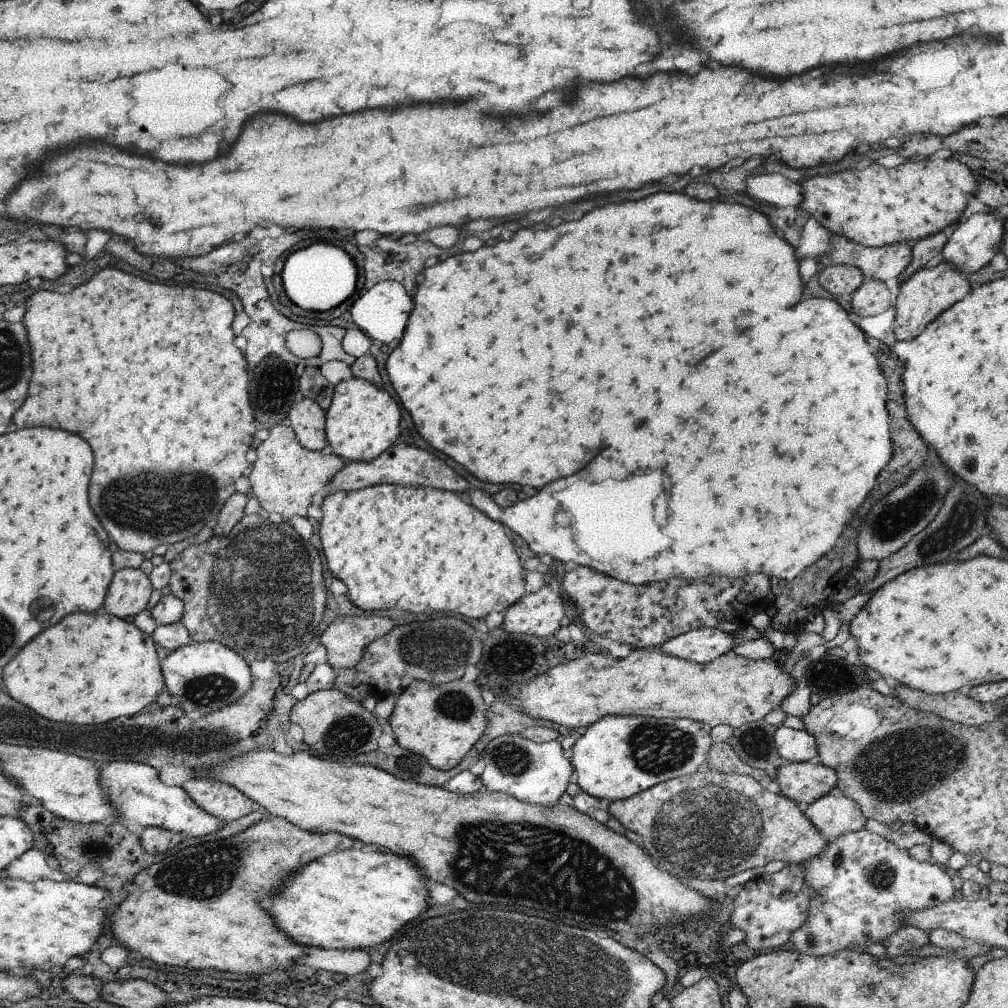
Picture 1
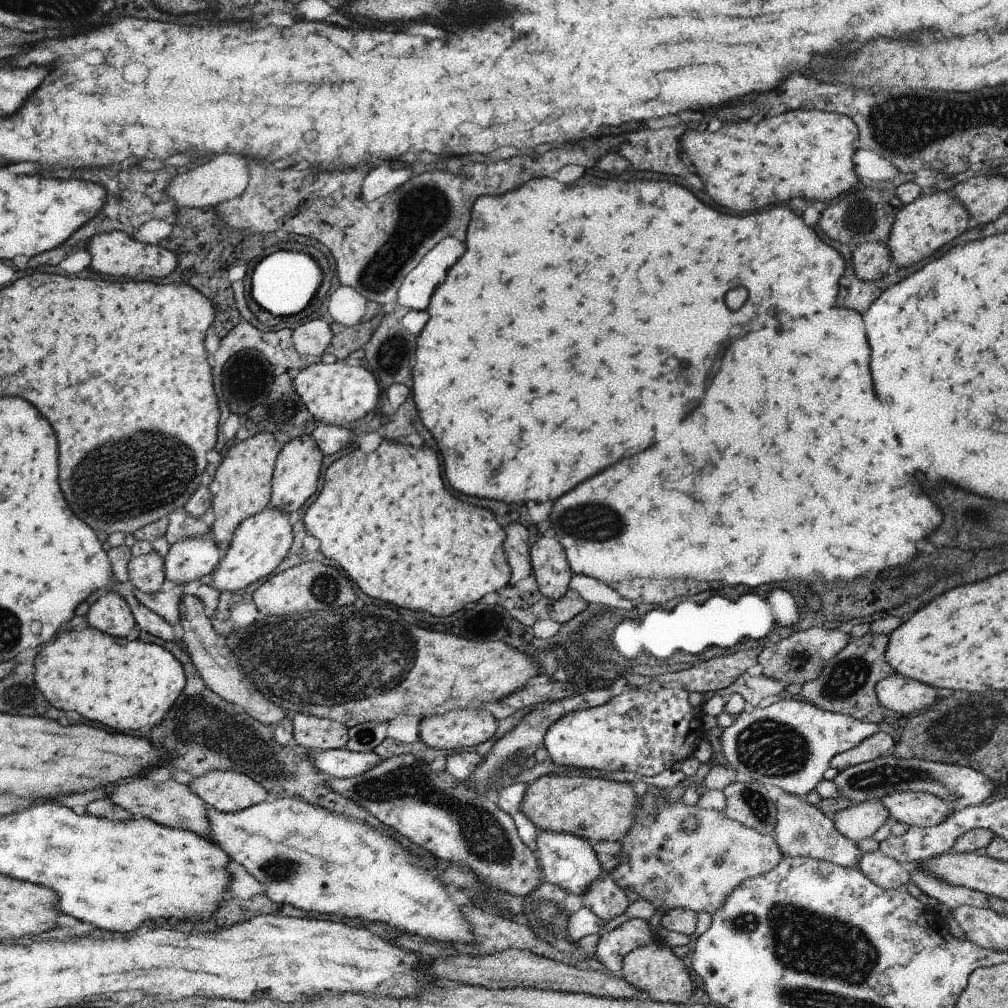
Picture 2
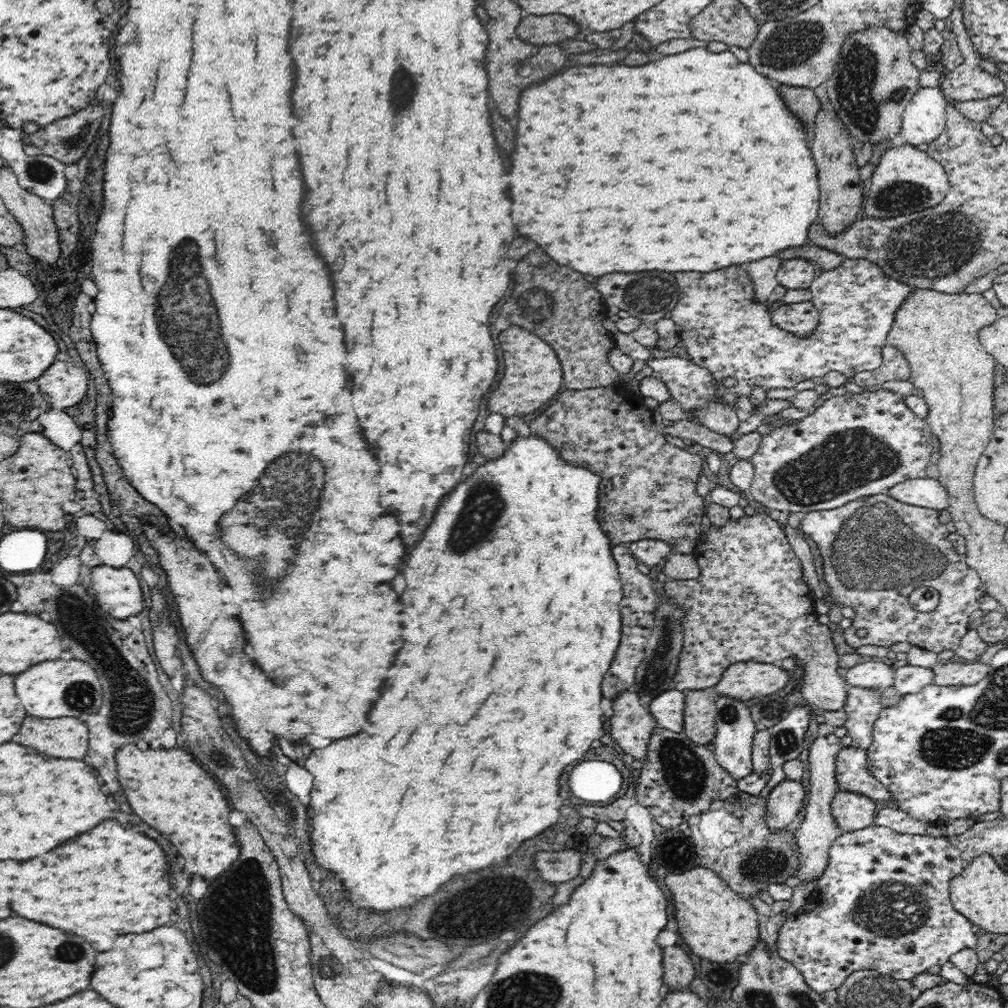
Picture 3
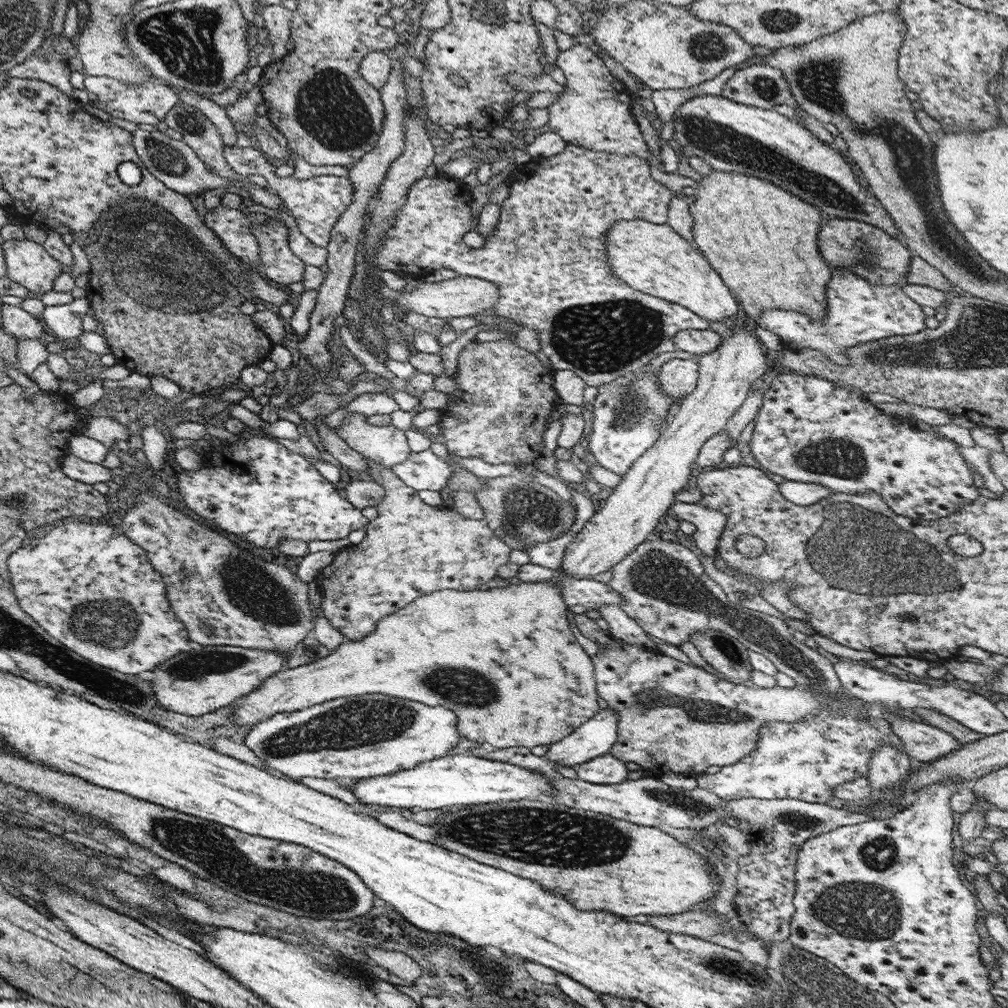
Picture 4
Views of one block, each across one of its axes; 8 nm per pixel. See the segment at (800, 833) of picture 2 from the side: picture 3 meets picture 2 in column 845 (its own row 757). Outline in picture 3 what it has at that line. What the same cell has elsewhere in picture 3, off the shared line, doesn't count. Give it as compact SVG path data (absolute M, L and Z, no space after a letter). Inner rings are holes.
M842 748L836 760L836 780L840 784L840 790L870 796L876 802L894 802L892 792L882 782L878 782L876 776L870 772L868 752L862 748Z

